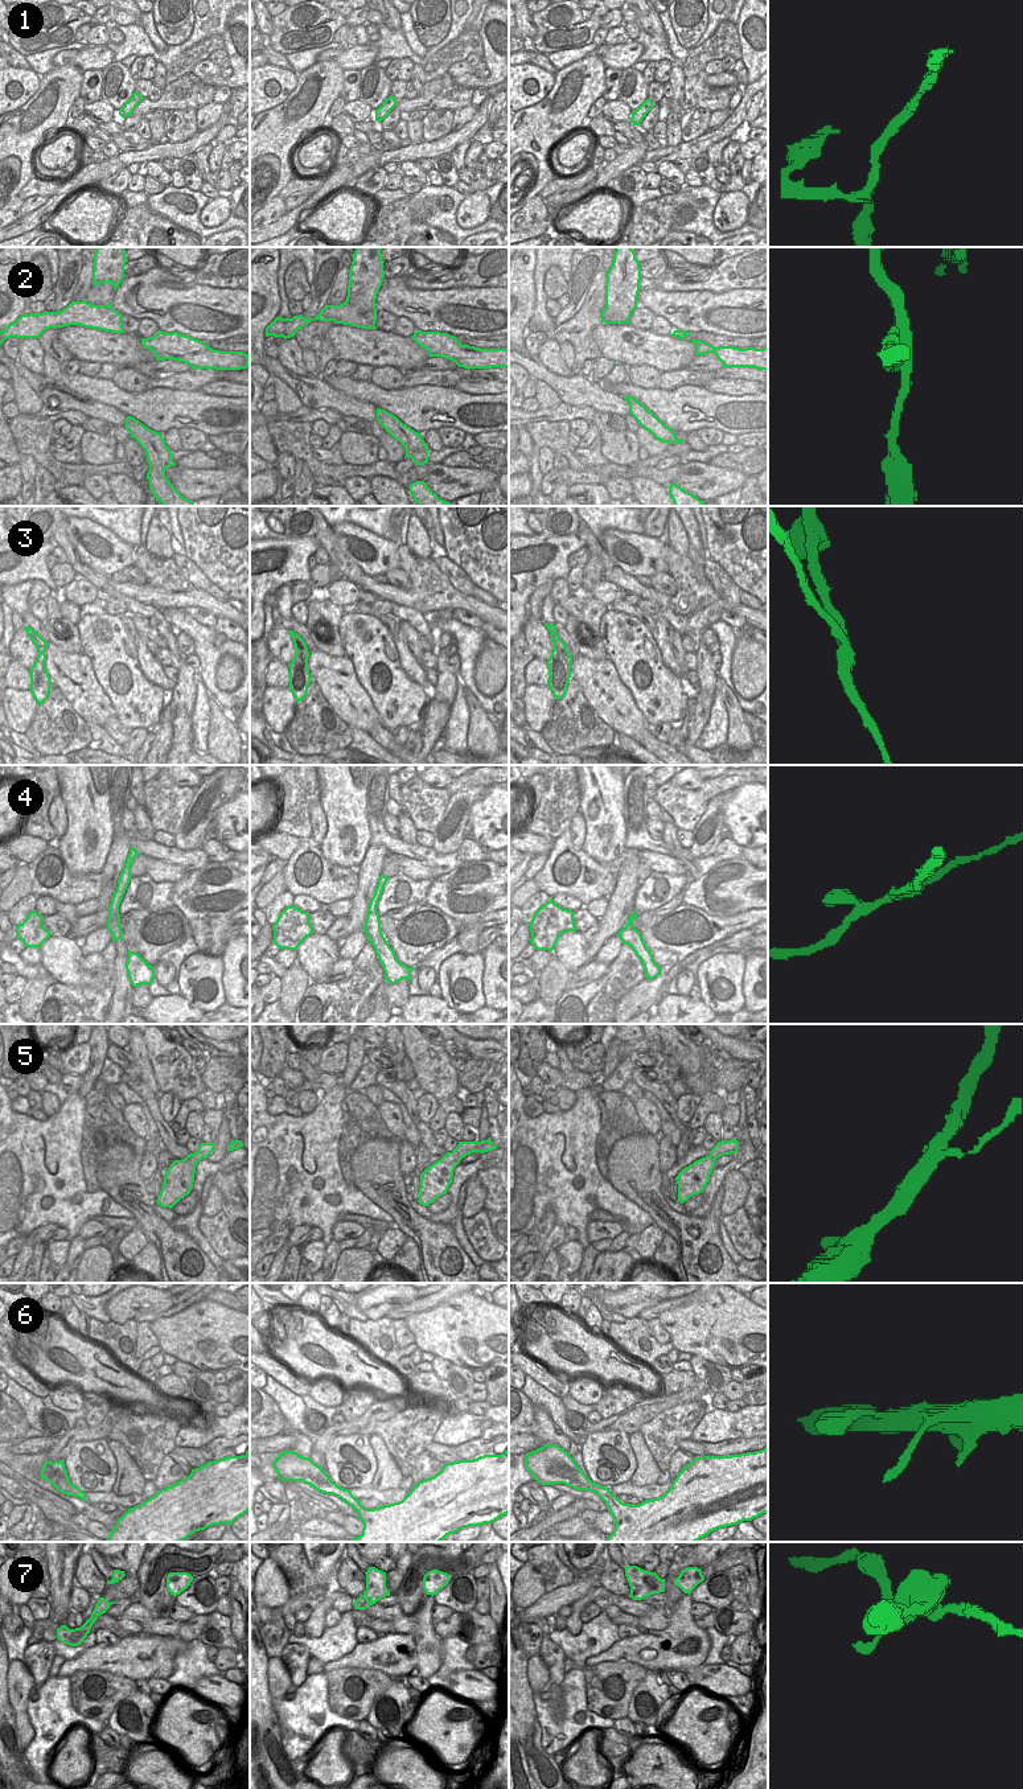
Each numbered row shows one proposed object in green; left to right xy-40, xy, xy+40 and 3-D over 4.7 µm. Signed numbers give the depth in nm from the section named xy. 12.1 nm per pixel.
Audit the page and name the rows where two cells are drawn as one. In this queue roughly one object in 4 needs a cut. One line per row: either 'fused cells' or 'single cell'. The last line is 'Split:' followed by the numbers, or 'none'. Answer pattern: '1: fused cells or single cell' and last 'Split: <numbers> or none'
1: fused cells
2: fused cells
3: fused cells
4: single cell
5: single cell
6: single cell
7: single cell
Split: 1, 2, 3

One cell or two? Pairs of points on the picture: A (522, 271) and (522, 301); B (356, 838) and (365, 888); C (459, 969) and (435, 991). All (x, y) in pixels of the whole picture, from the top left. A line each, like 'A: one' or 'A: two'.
A: one
B: two
C: two

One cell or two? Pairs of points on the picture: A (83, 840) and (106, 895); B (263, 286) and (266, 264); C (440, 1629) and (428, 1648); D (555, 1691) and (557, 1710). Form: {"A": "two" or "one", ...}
{"A": "two", "B": "one", "C": "two", "D": "one"}

